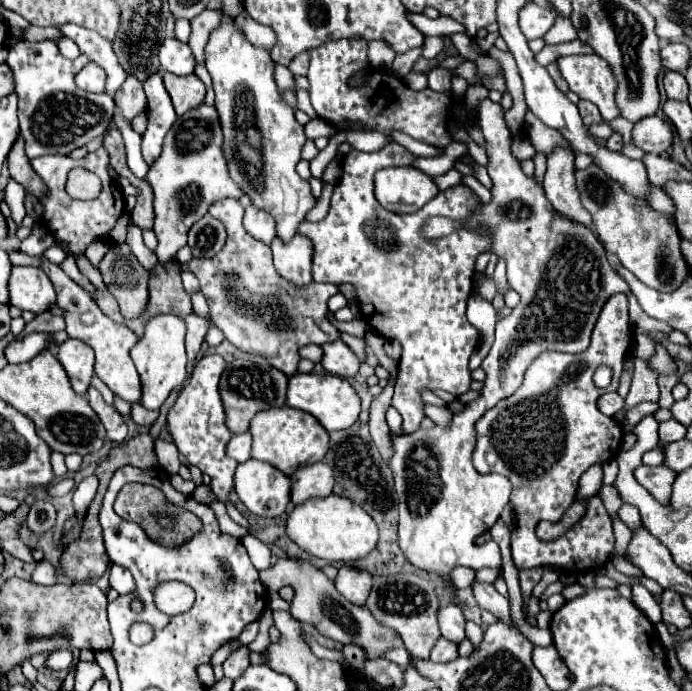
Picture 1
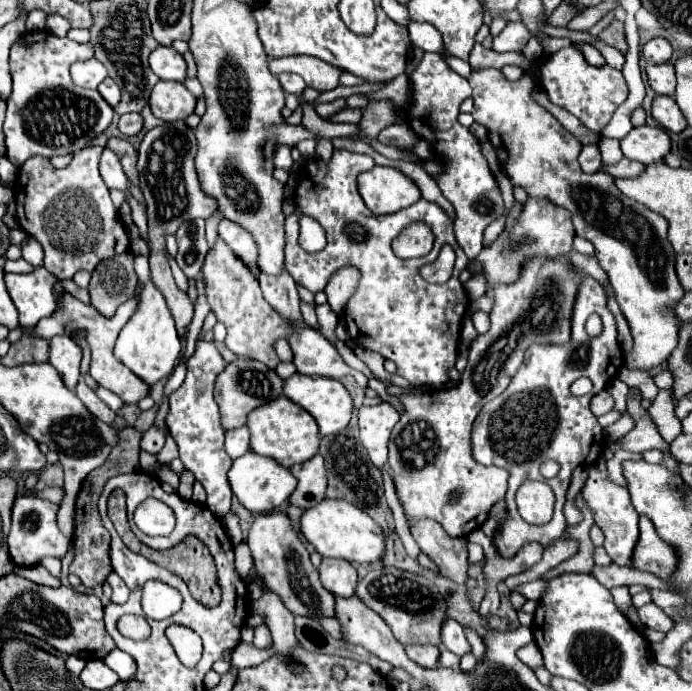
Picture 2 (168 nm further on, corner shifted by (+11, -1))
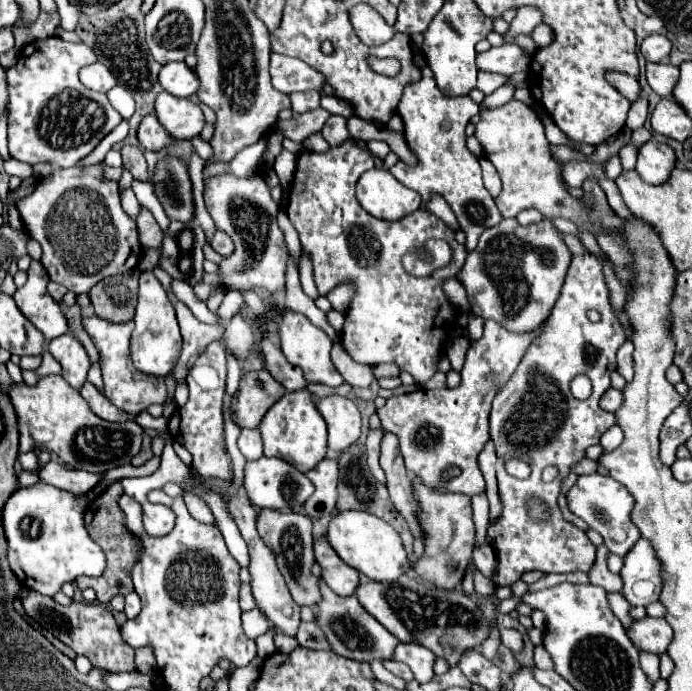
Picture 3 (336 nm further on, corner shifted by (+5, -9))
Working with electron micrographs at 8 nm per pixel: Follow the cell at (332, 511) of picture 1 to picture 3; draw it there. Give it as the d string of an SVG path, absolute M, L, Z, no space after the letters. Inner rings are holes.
M339 511L327 527L327 541L347 565L373 581L393 581L409 569L407 553L395 529L371 513Z

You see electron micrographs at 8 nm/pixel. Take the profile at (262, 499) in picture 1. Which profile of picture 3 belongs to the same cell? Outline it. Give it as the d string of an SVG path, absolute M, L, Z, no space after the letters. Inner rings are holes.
M261 457L255 461L247 461L245 465L245 491L255 507L273 511L291 511L301 507L311 497L315 487L303 473L295 471L295 467L291 467L283 459Z

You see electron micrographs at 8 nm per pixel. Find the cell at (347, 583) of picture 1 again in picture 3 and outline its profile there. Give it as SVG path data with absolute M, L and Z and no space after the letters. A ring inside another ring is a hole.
M325 537L315 541L315 559L323 569L321 579L341 597L351 597L355 593L355 587L359 585L359 573L343 563L335 551L331 551L331 545Z

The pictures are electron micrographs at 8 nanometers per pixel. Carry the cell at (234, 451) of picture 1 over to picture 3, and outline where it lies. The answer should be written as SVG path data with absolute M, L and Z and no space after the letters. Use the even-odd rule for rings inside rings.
M243 429L241 435L239 435L239 449L249 461L259 459L263 455L261 433L257 429Z

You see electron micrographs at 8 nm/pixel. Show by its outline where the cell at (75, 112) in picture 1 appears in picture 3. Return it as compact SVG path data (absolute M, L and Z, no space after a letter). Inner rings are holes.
M61 37L33 41L21 49L17 63L7 69L9 153L13 159L29 165L47 161L55 167L73 167L121 123L121 115L111 107L107 95L83 87L77 77L83 65L95 61L97 55L91 47L67 43Z

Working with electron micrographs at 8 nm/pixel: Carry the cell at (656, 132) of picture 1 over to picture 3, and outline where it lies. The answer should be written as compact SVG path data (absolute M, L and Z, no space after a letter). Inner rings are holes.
M647 141L639 147L637 173L643 181L651 185L661 185L669 179L671 169L675 167L675 151L667 143Z

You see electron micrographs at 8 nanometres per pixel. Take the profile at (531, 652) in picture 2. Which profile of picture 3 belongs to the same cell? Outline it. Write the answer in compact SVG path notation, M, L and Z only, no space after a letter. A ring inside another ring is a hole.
M500 628L500 637L502 643L514 652L520 652L523 649L523 636L515 629Z

